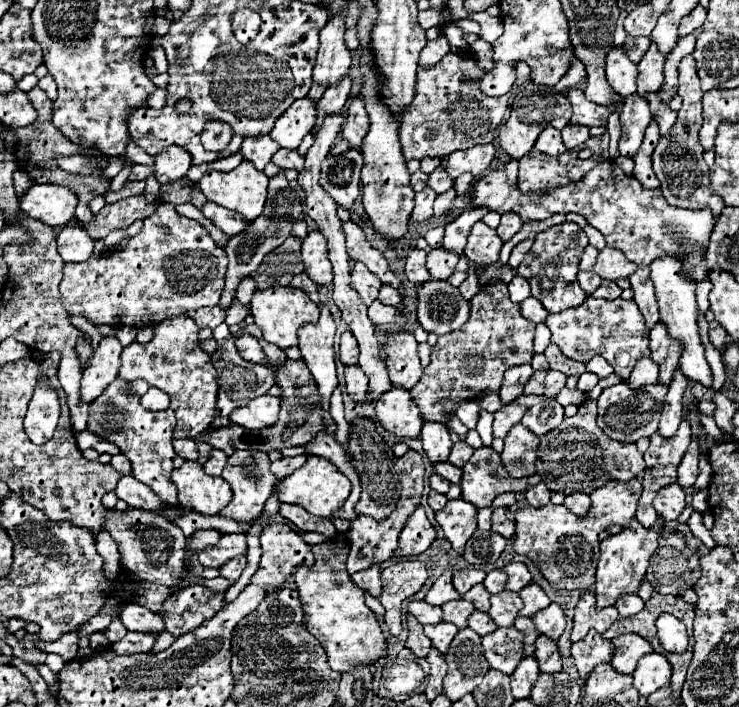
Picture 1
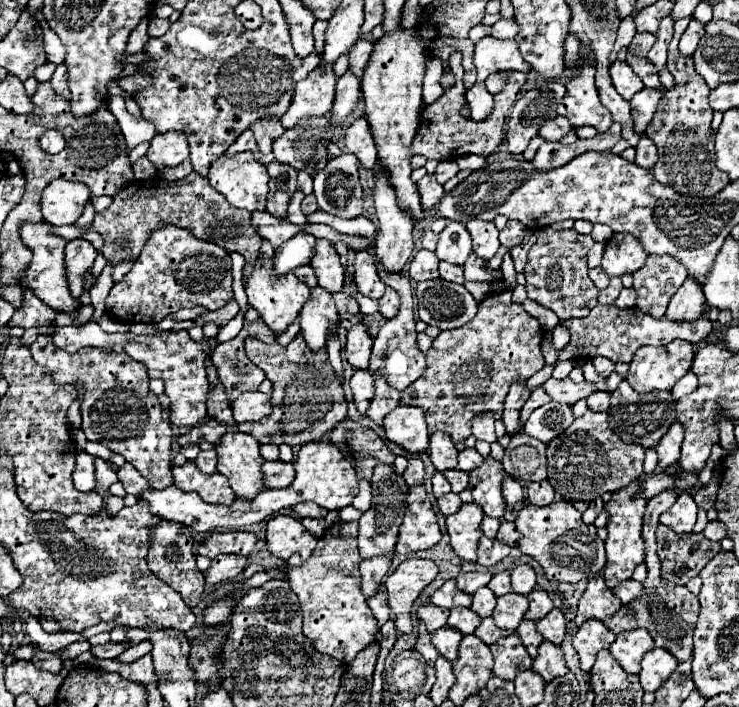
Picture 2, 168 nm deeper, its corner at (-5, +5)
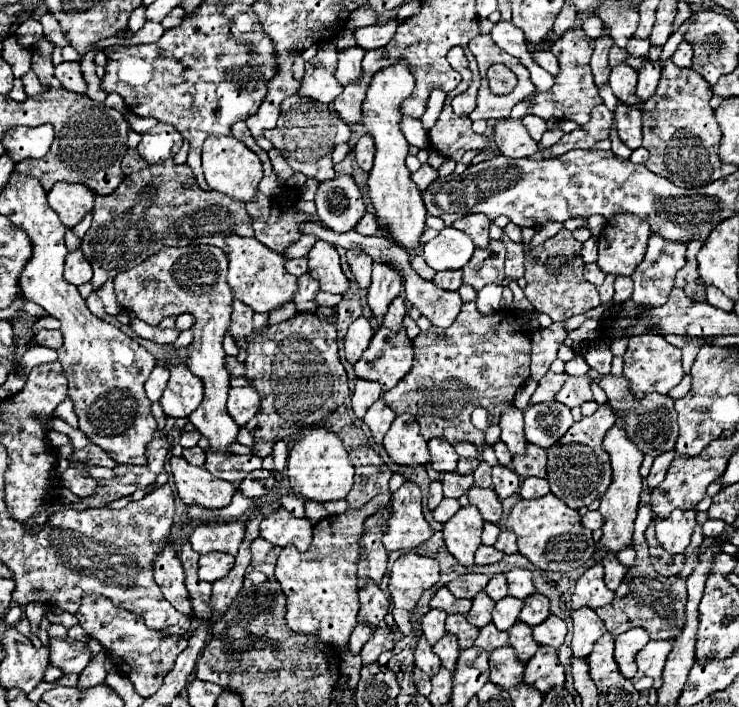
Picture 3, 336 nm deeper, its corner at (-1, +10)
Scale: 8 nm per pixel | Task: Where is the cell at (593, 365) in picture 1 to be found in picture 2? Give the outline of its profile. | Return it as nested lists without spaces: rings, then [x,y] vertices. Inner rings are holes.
[[[600,356],[592,358],[592,364],[594,364],[596,372],[602,374],[602,376],[610,376],[614,372],[614,364],[608,358],[600,358]]]

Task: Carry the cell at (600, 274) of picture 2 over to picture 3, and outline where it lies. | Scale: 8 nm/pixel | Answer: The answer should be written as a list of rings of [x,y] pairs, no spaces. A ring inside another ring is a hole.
[[[590,263],[590,265],[586,265],[586,269],[584,269],[584,275],[586,275],[586,279],[588,279],[590,283],[594,283],[596,287],[600,287],[600,285],[602,285],[602,281],[604,281],[604,277],[606,277],[606,273],[604,273],[604,271],[600,271],[596,263]]]

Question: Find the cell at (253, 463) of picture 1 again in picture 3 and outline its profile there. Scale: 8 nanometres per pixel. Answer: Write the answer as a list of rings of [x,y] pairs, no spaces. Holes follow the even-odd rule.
[[[164,245],[158,253],[150,255],[148,261],[136,265],[130,271],[122,271],[116,275],[114,279],[114,291],[116,291],[116,299],[120,303],[120,307],[124,311],[134,313],[138,319],[146,321],[148,325],[158,325],[164,317],[168,315],[180,315],[180,313],[192,313],[196,317],[194,323],[194,341],[192,341],[192,349],[188,355],[188,367],[192,369],[194,375],[198,375],[204,381],[204,401],[200,403],[200,407],[188,417],[196,429],[210,441],[210,449],[212,451],[220,451],[230,455],[228,447],[232,443],[238,441],[238,431],[240,427],[236,425],[236,421],[228,415],[226,409],[226,397],[228,397],[228,389],[230,389],[230,375],[224,367],[224,349],[222,349],[222,339],[226,335],[226,329],[230,327],[230,315],[232,315],[232,289],[226,281],[226,271],[228,271],[228,255],[224,255],[222,249],[212,247],[212,245],[188,245],[188,247],[168,247]]]

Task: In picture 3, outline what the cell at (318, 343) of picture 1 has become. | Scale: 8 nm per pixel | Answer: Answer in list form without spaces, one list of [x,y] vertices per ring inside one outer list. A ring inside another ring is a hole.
[[[308,273],[298,279],[298,291],[296,291],[296,297],[294,297],[294,305],[298,307],[300,313],[316,313],[318,305],[316,305],[314,297],[316,297],[318,291],[320,291],[318,281],[312,279]]]

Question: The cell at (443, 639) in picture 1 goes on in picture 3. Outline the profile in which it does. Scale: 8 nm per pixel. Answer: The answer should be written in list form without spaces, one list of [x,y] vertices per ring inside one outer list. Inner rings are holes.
[[[446,633],[436,645],[434,645],[434,653],[440,657],[442,665],[448,669],[448,671],[454,671],[456,667],[456,659],[458,659],[458,653],[460,653],[460,647],[458,647],[458,641],[452,633]]]

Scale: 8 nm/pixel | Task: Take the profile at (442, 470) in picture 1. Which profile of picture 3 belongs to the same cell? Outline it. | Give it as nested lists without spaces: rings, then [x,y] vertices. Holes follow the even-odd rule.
[[[446,473],[442,483],[444,483],[444,497],[458,499],[460,495],[468,493],[468,489],[474,483],[474,477],[472,475],[460,475],[460,473]]]

